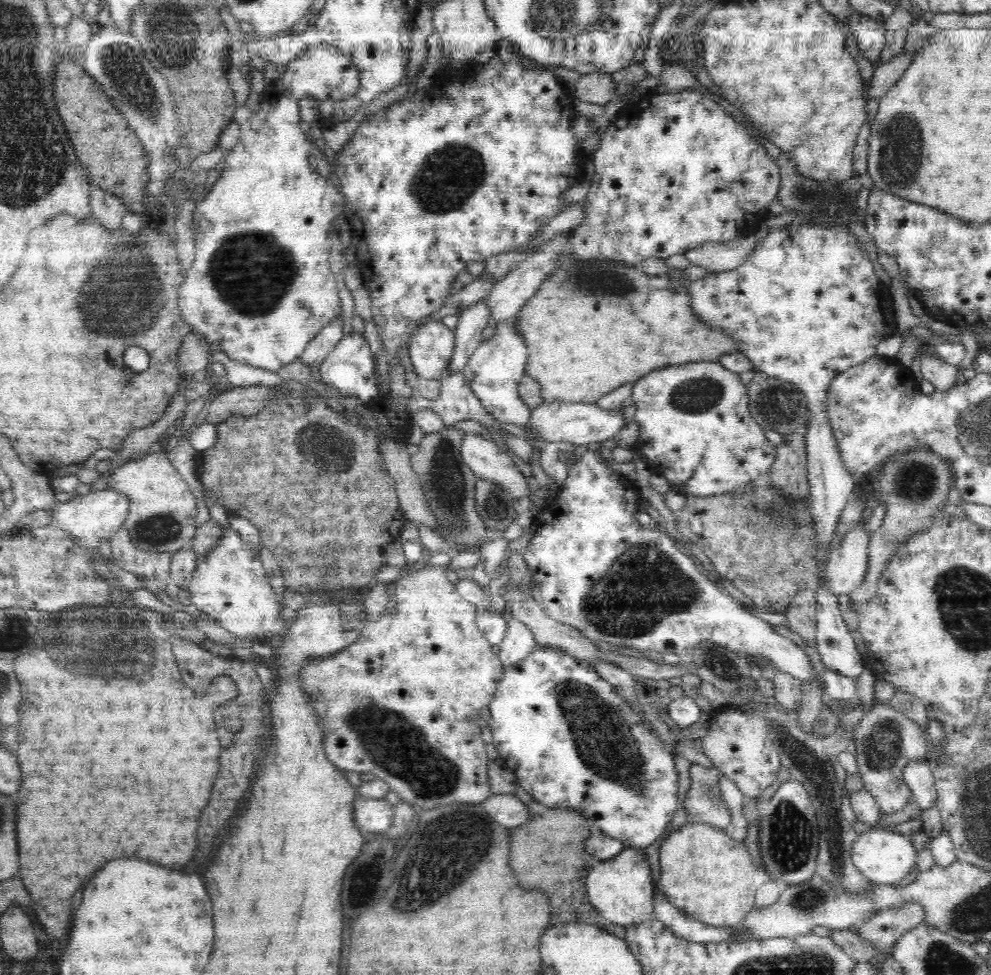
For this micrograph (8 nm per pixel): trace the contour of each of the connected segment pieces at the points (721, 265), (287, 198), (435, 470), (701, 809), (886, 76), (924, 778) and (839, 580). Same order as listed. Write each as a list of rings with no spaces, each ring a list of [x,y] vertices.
[[[746,236],[730,242],[706,242],[699,249],[688,250],[684,255],[691,265],[702,266],[708,272],[726,272],[746,263],[754,253],[756,238]]]
[[[323,43],[310,46],[304,54],[298,56],[294,62],[290,62],[286,66],[286,71],[282,77],[268,86],[267,91],[262,96],[262,101],[270,105],[270,110],[266,110],[266,114],[256,116],[260,120],[252,120],[246,126],[242,126],[242,138],[239,139],[231,152],[223,158],[224,170],[222,176],[207,195],[201,195],[200,201],[194,209],[192,222],[196,246],[195,258],[192,266],[186,272],[185,282],[180,285],[177,303],[182,320],[191,326],[192,331],[202,334],[204,340],[210,344],[209,349],[212,353],[221,352],[236,362],[277,371],[284,364],[295,361],[328,322],[332,322],[332,320],[341,316],[342,307],[338,298],[336,275],[328,268],[328,256],[330,256],[330,244],[333,244],[331,236],[334,236],[334,224],[332,222],[344,210],[345,197],[328,180],[326,167],[321,168],[318,172],[313,172],[310,168],[312,146],[300,128],[300,122],[302,121],[298,101],[302,98],[314,98],[321,101],[348,100],[358,92],[358,88],[360,88],[358,68],[354,66],[349,55],[345,55]]]
[[[454,425],[437,433],[425,435],[418,449],[411,455],[412,470],[419,479],[425,501],[437,518],[437,534],[446,542],[458,544],[458,548],[476,546],[476,542],[486,540],[490,530],[484,525],[475,505],[475,482],[478,476],[462,460],[460,445],[465,432],[456,430]]]
[[[692,764],[689,769],[691,786],[683,803],[688,822],[706,823],[724,830],[730,824],[730,811],[722,801],[718,777],[723,774],[716,767],[711,769]]]
[[[901,52],[890,62],[878,66],[873,72],[873,77],[869,82],[868,90],[864,91],[864,100],[880,100],[886,92],[898,82],[902,73],[908,68],[916,52]]]
[[[928,760],[910,761],[903,768],[903,779],[905,785],[910,789],[911,800],[916,802],[920,808],[933,807],[937,802],[937,790],[935,778]]]
[[[861,522],[852,526],[850,532],[844,534],[844,538],[840,538],[840,546],[836,550],[831,551],[827,556],[824,565],[823,584],[832,594],[839,597],[841,594],[852,593],[864,580],[868,566],[868,541],[872,532],[864,531]]]

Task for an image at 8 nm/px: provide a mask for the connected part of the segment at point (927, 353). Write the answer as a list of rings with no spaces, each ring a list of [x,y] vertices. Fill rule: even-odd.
[[[930,345],[922,347],[918,360],[920,360],[923,378],[934,385],[935,391],[938,392],[947,392],[955,388],[961,380],[960,369],[942,362],[931,352]]]

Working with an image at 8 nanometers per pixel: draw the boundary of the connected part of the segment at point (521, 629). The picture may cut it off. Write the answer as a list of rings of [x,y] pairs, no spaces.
[[[513,618],[508,624],[508,631],[500,644],[498,660],[503,669],[514,667],[523,662],[535,649],[536,642],[532,631],[524,623]]]

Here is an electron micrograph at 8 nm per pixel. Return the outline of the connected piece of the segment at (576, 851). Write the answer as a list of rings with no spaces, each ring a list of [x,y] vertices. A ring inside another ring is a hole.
[[[532,799],[526,805],[530,818],[518,828],[510,828],[514,838],[510,846],[510,863],[518,885],[523,889],[538,889],[548,896],[550,903],[550,926],[564,923],[584,923],[596,926],[610,924],[587,898],[585,880],[594,862],[585,851],[586,839],[594,828],[580,811],[570,808],[550,808]],[[578,892],[578,900],[576,900]]]

